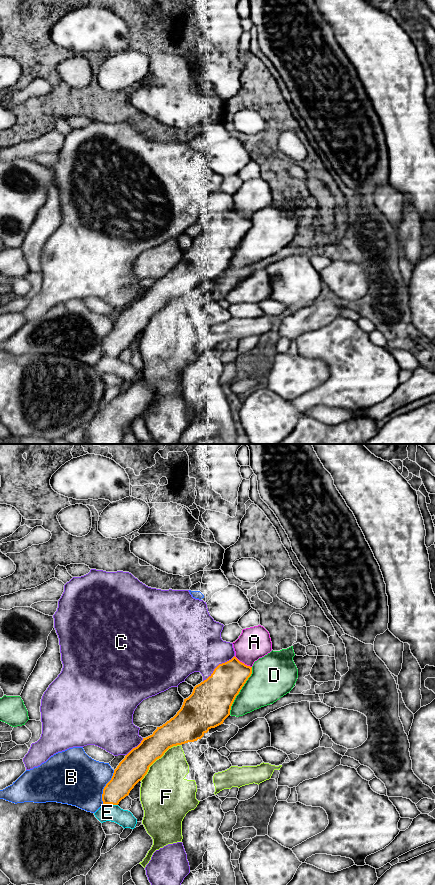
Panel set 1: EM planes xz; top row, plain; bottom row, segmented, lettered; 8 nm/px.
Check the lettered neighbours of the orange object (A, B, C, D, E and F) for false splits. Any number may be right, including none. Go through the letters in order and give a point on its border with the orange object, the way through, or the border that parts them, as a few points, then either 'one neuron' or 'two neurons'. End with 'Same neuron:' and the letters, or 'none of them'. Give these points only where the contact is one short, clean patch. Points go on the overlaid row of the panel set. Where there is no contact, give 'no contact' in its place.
A: xz (243, 663) | two neurons
B: xz (104, 787) | two neurons
C: xz (218, 665) | two neurons
D: xz (239, 691) | one neuron
E: xz (110, 803) | along xz (103, 803), (117, 805) | two neurons
F: xz (158, 758) | two neurons
Same neuron: D

